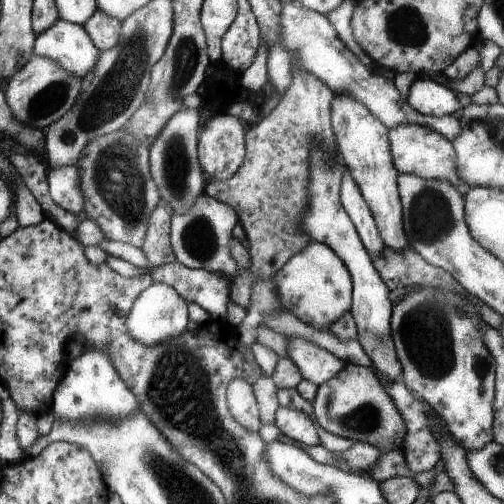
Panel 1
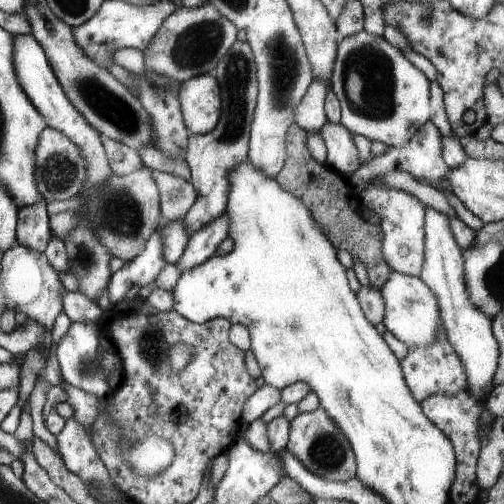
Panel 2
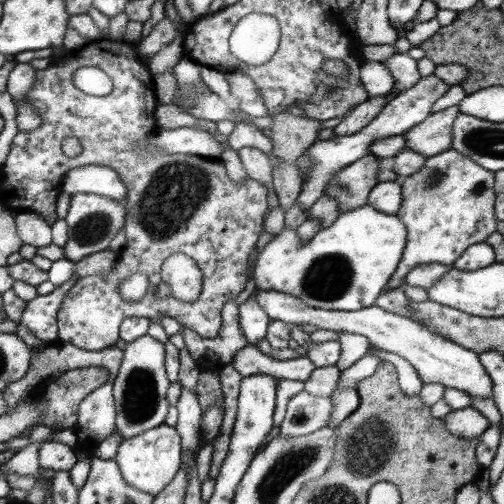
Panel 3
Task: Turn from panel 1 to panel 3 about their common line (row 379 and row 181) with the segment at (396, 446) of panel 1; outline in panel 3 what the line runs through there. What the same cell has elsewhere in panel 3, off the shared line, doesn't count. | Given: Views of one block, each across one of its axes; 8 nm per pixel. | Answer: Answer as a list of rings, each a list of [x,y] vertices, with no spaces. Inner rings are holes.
[[[367,154],[333,176],[331,184],[327,184],[323,194],[327,194],[337,202],[339,214],[345,214],[349,210],[355,210],[367,204],[367,196],[371,188],[379,184],[377,182],[379,162],[381,160]]]

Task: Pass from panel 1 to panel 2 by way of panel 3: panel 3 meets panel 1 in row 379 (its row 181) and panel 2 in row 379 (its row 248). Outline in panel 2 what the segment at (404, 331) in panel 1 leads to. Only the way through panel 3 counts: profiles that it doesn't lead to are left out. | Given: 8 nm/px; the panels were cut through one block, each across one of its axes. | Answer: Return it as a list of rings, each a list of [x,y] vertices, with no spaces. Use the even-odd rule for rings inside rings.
[[[439,318],[437,334],[435,334],[433,342],[429,342],[429,346],[407,346],[407,354],[399,360],[399,366],[401,366],[401,372],[403,372],[403,380],[409,388],[409,394],[413,394],[417,404],[421,404],[431,394],[433,396],[435,394],[453,396],[457,392],[467,392],[465,368],[463,368],[463,364],[457,356],[459,354],[455,354],[455,350],[449,346],[441,318]]]

